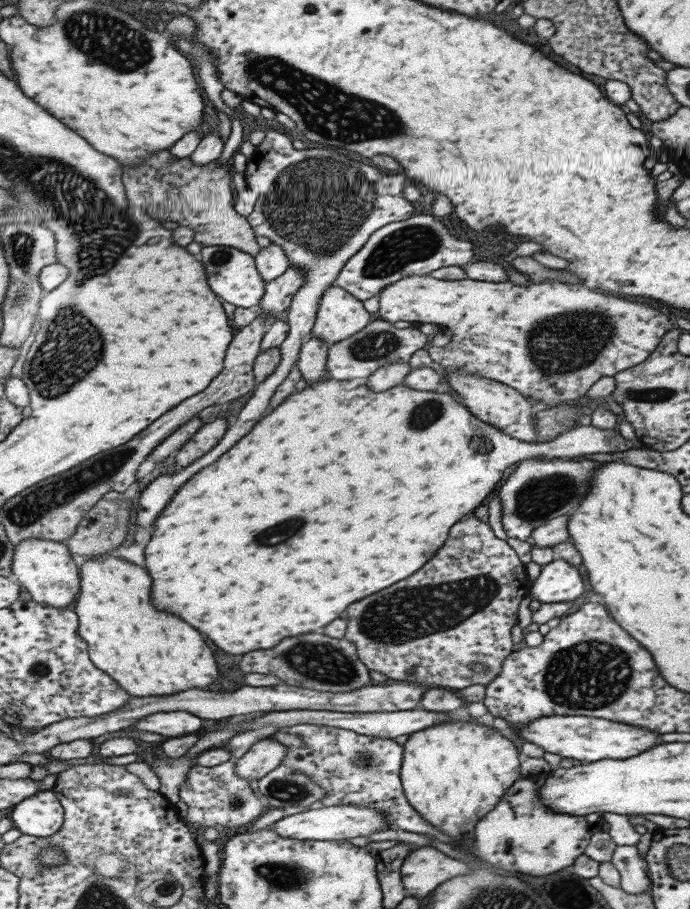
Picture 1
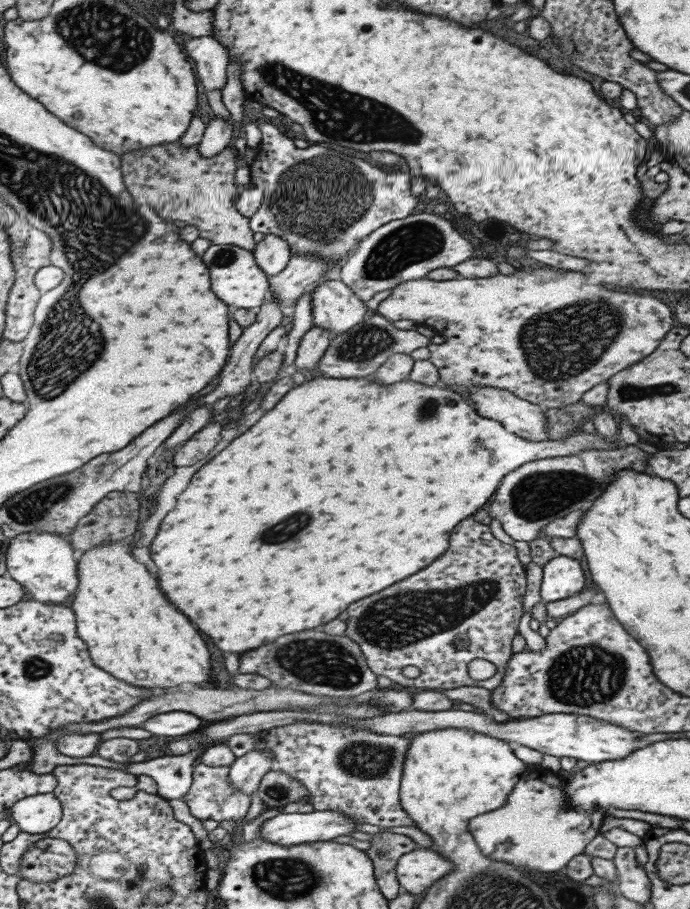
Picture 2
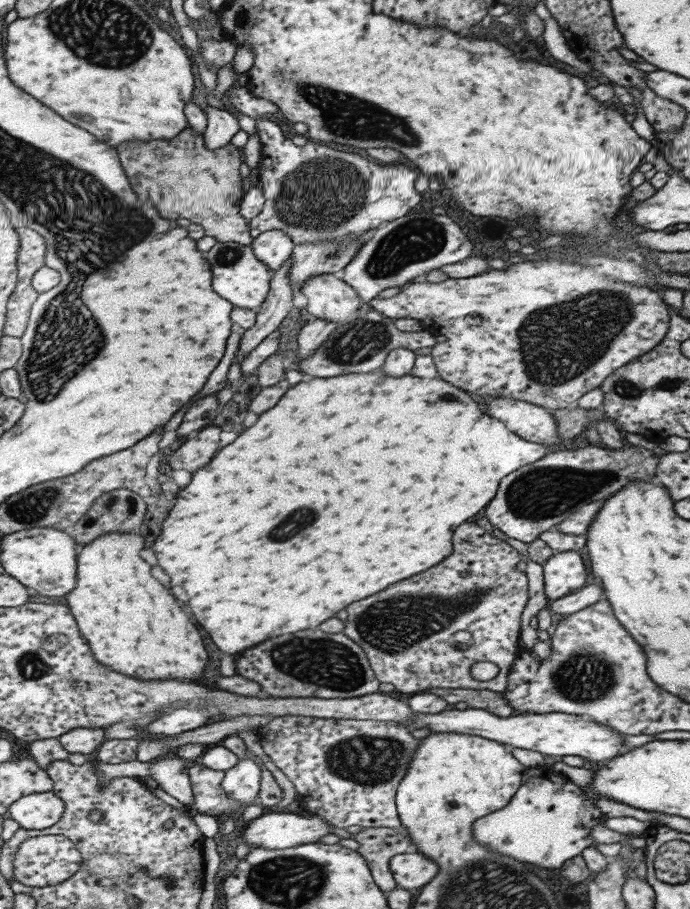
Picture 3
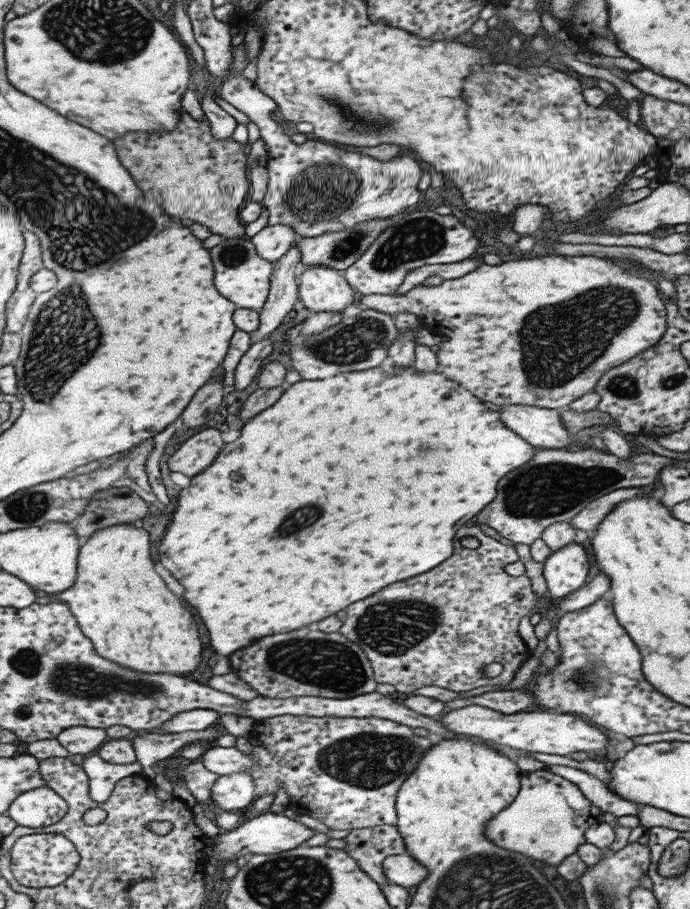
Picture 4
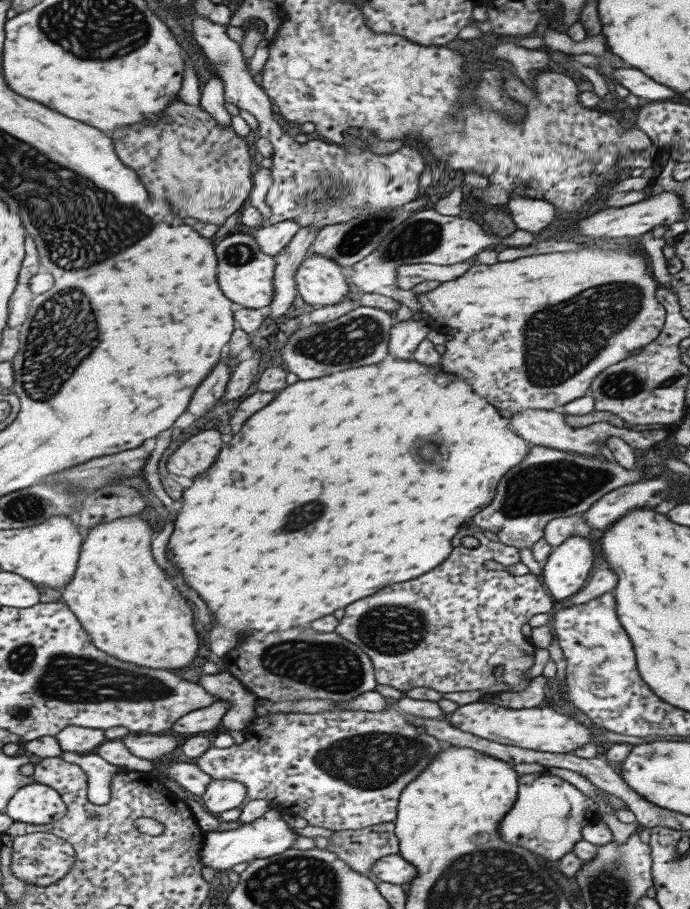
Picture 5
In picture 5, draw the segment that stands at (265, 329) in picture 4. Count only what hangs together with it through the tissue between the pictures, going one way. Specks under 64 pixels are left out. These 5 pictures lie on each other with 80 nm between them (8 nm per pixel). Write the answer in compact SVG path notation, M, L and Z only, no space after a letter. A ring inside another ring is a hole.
M313 226L299 227L295 236L293 236L286 244L286 247L282 248L274 256L275 266L272 278L273 296L269 304L270 312L266 317L277 318L287 312L287 308L289 308L289 305L296 294L295 281L293 280L295 269L303 260L303 257L309 254L310 244L319 230L319 227Z

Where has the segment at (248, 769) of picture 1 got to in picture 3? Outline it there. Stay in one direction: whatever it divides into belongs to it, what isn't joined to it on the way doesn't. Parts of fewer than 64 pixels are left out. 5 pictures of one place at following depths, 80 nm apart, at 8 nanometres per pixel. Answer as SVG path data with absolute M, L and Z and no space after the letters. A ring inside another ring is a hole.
M244 757L224 772L219 786L231 800L236 800L238 804L246 807L255 802L259 790L259 778L257 764Z

